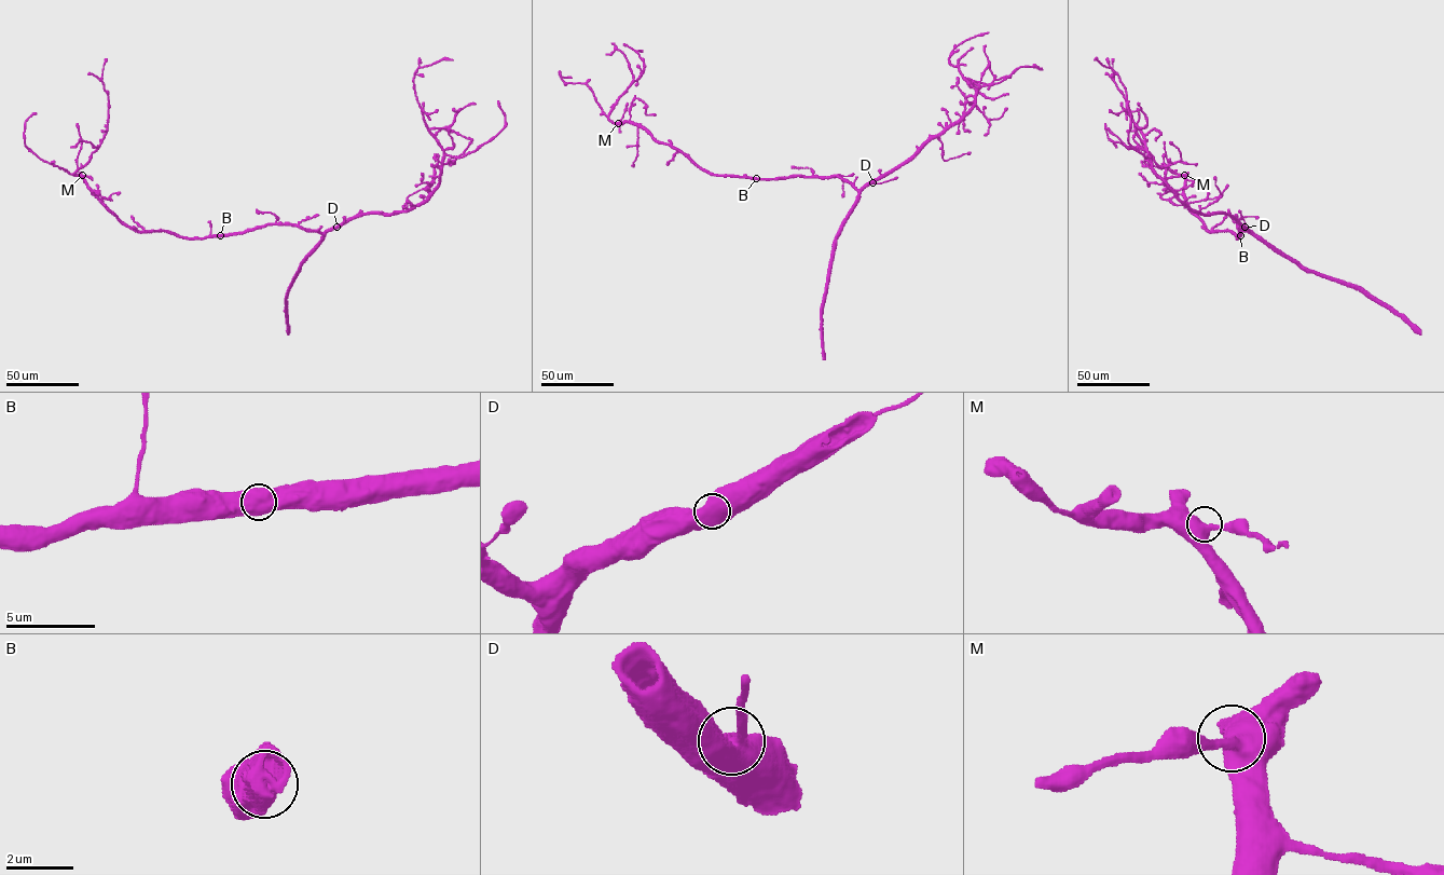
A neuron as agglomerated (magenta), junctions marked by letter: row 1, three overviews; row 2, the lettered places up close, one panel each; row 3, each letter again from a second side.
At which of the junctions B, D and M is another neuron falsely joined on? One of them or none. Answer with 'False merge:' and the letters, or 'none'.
False merge: none

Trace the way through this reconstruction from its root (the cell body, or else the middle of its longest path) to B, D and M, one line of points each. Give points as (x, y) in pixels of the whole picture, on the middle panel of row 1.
B: (808, 176), (756, 179)
D: (808, 176), (839, 177), (858, 189), (872, 182)
M: (808, 176), (754, 178), (714, 175), (701, 169), (678, 150), (657, 141), (644, 128), (618, 123)

